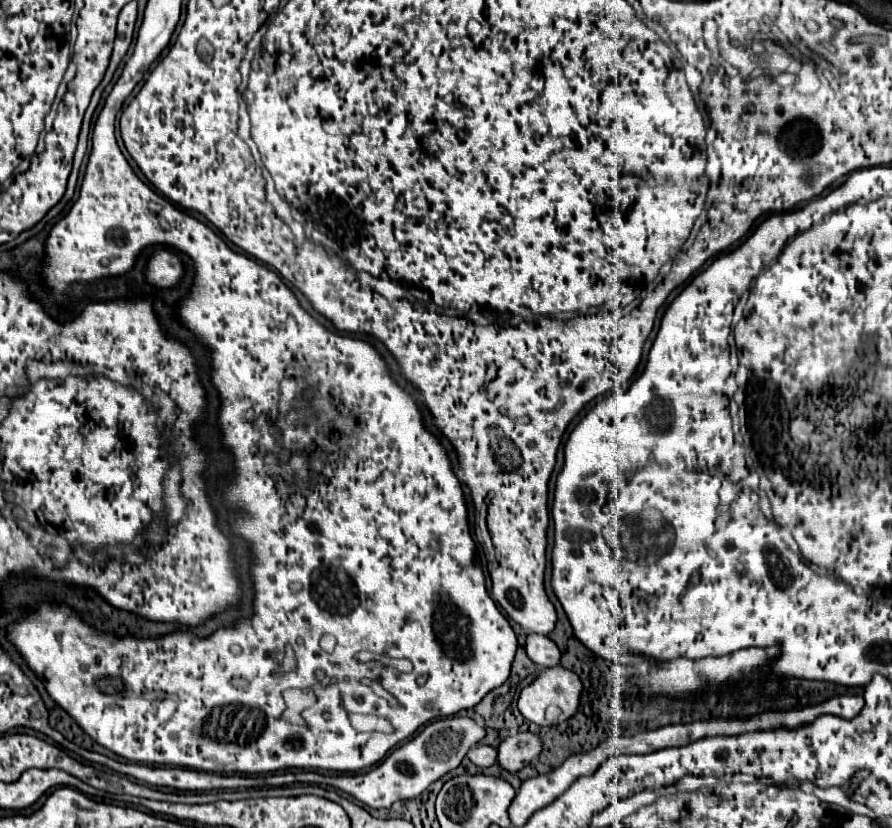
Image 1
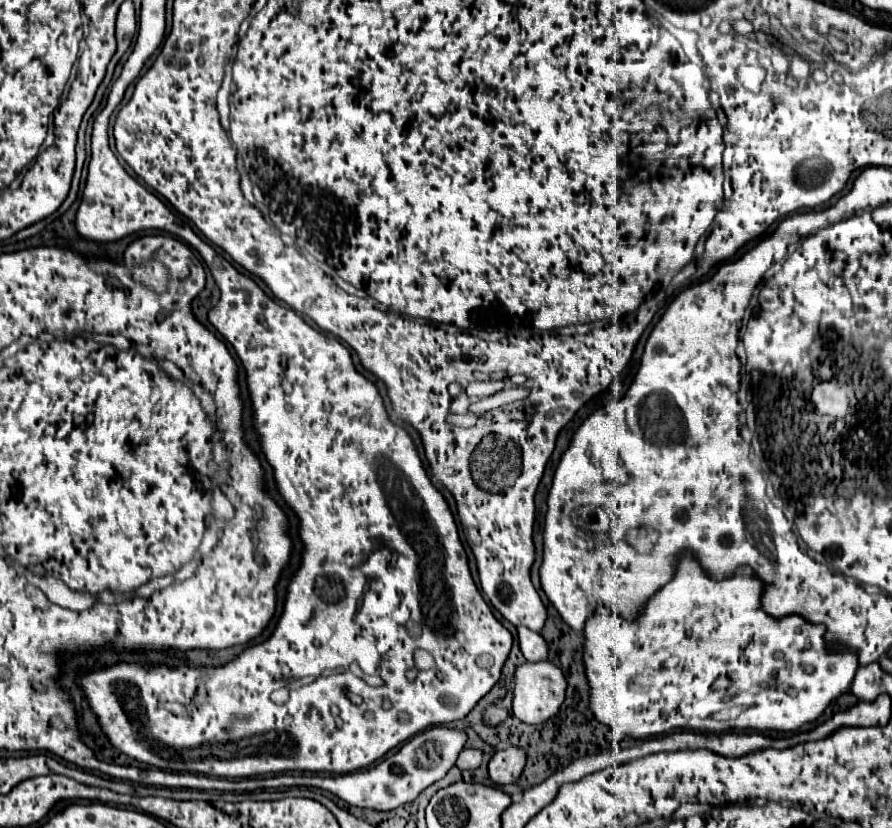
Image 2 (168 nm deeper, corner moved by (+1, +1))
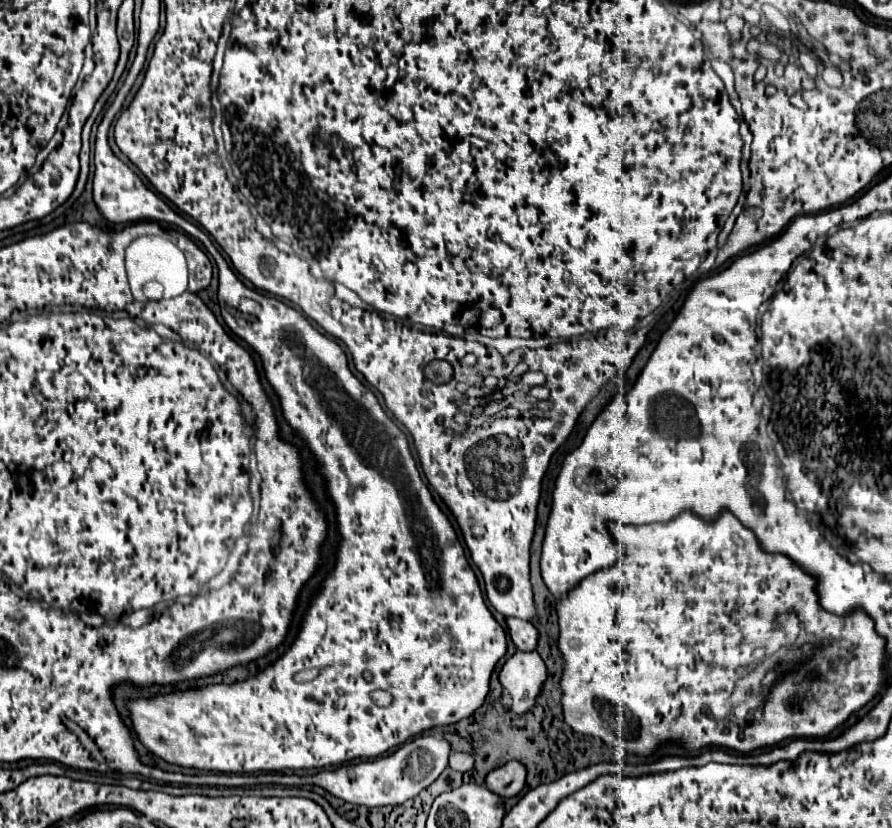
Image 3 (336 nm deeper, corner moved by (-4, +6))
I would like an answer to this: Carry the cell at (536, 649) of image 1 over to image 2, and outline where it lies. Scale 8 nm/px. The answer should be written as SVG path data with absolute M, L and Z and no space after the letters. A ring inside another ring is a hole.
M518 626L518 644L520 644L520 650L528 662L546 660L546 656L548 656L544 638L538 632L528 630L526 626Z

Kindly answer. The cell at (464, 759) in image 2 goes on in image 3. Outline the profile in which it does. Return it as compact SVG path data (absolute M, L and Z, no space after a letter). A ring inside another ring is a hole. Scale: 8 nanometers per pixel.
M453 753L451 757L449 757L449 767L451 769L455 769L455 771L461 771L461 773L465 773L465 771L469 771L471 767L473 767L473 755L471 753Z

